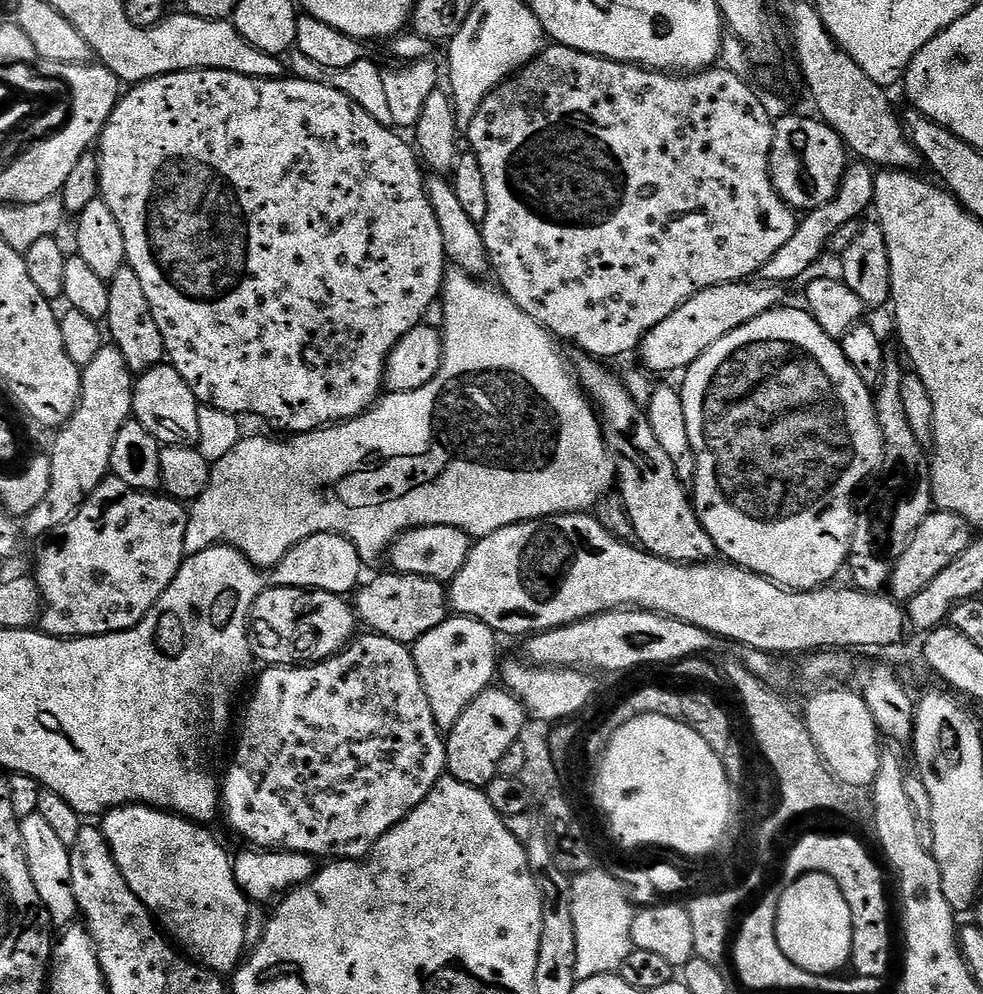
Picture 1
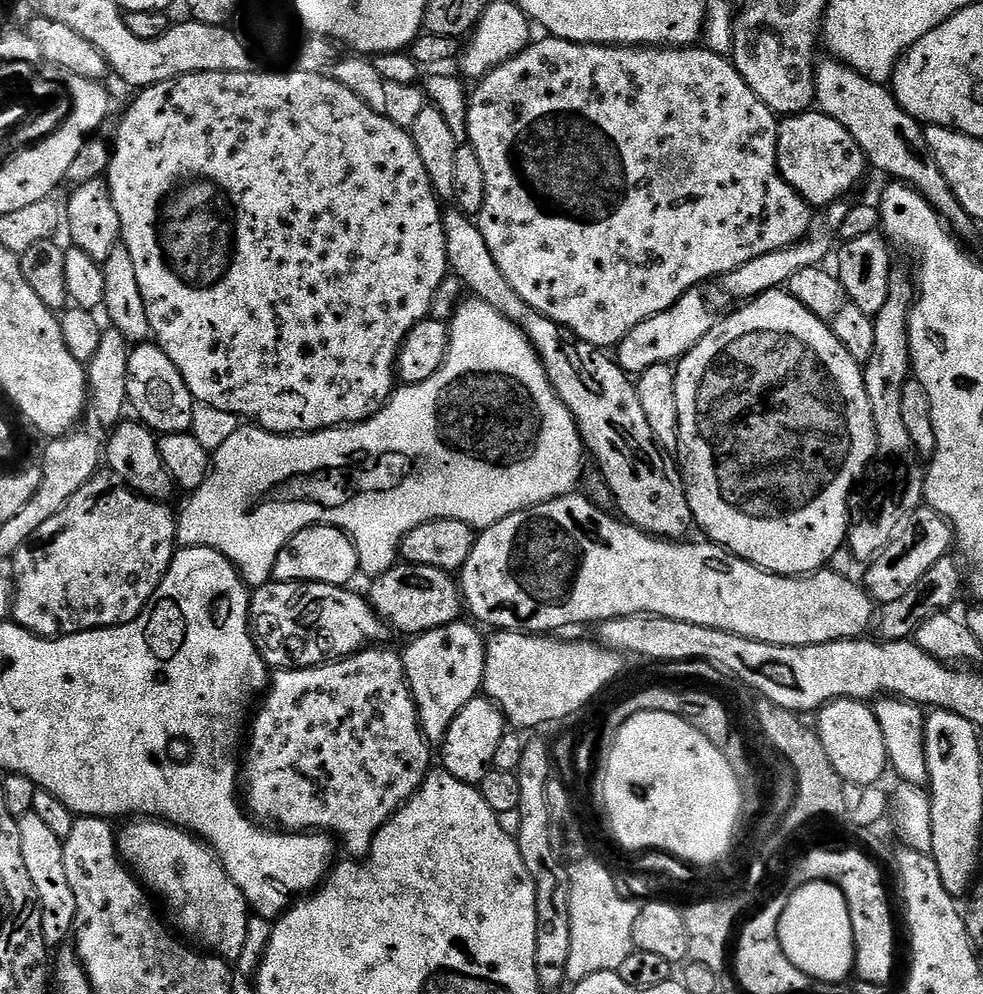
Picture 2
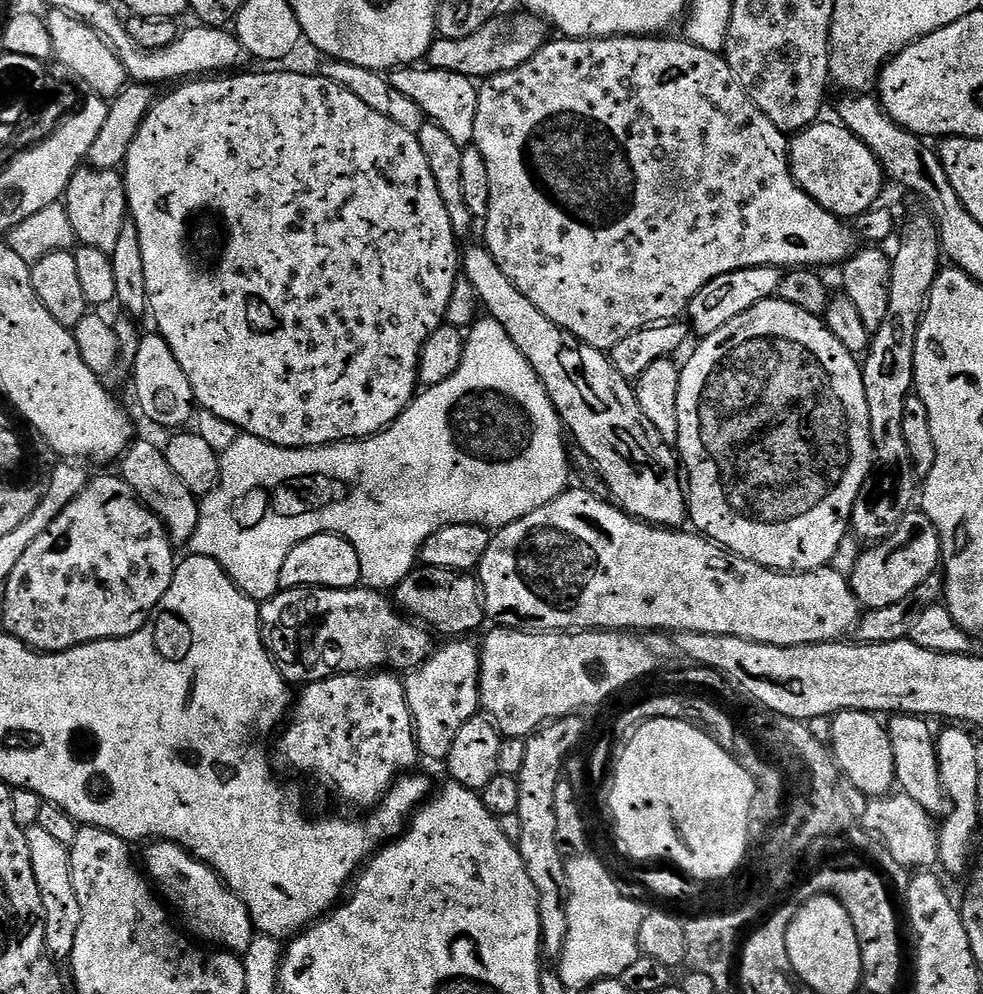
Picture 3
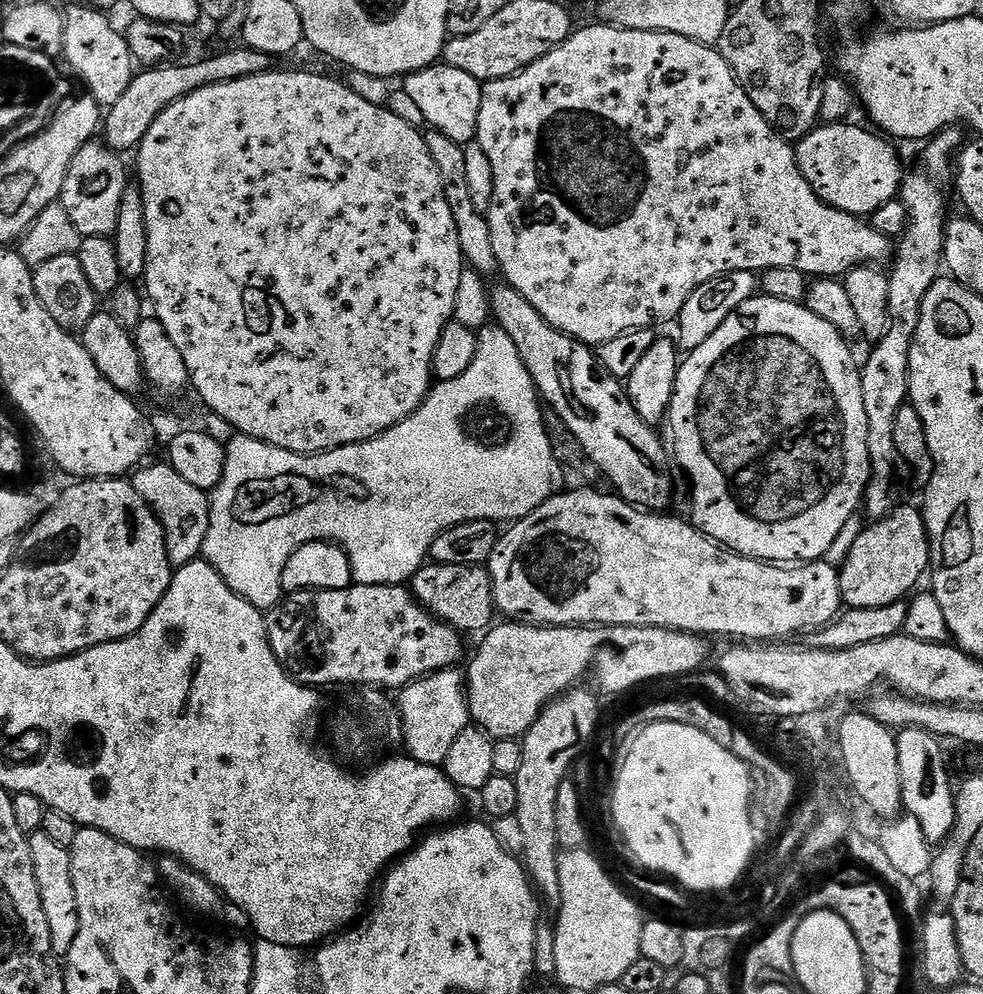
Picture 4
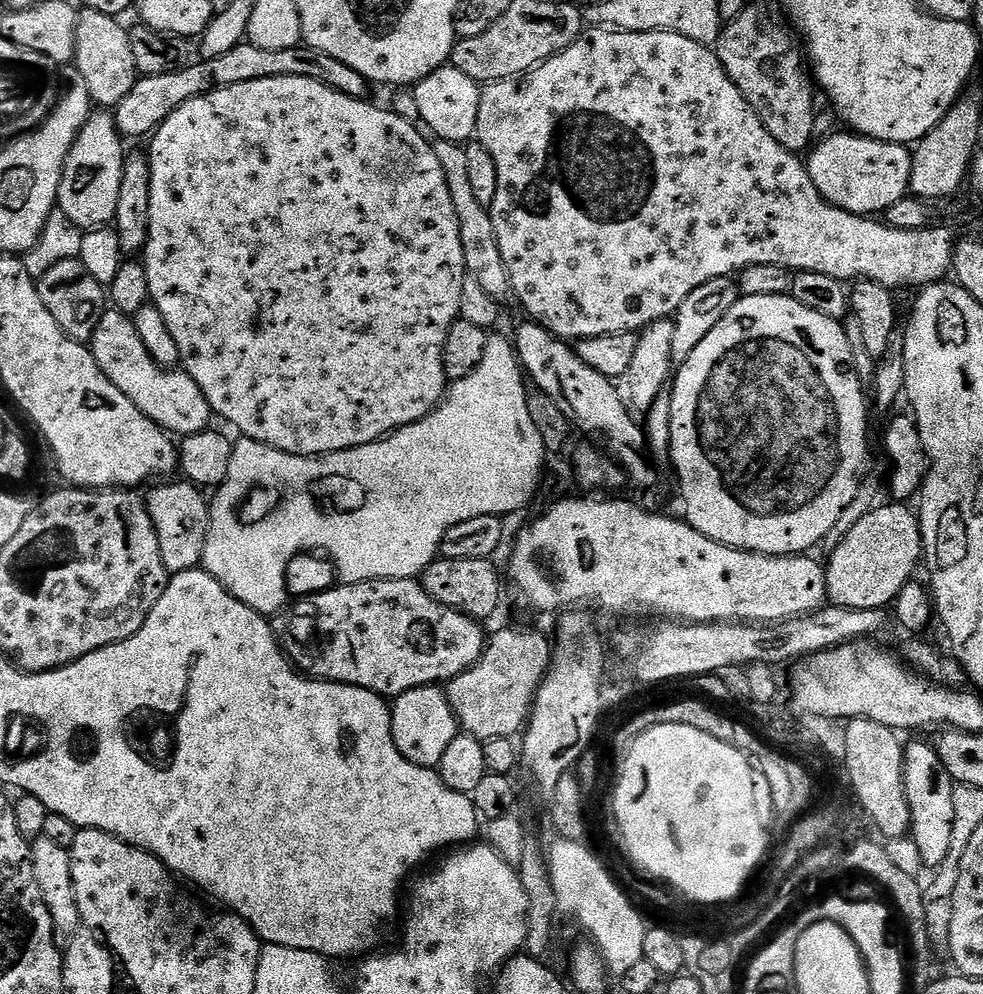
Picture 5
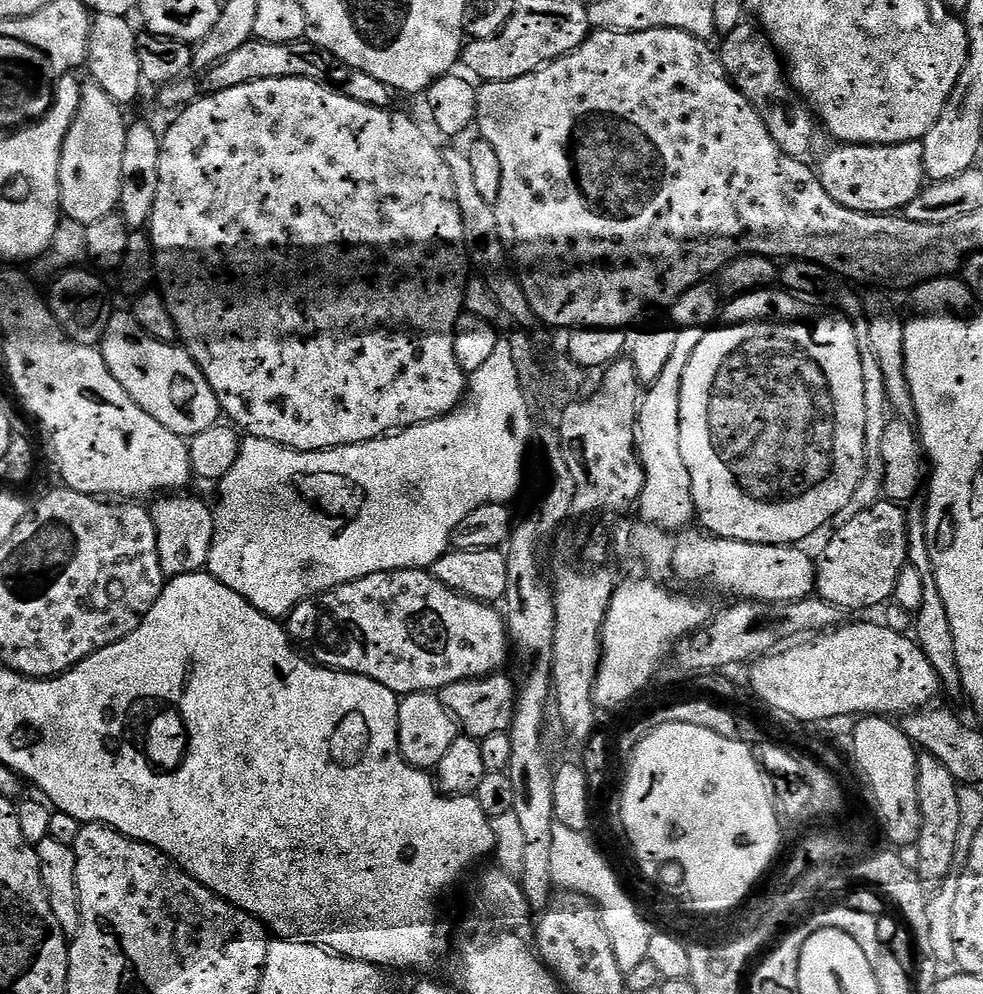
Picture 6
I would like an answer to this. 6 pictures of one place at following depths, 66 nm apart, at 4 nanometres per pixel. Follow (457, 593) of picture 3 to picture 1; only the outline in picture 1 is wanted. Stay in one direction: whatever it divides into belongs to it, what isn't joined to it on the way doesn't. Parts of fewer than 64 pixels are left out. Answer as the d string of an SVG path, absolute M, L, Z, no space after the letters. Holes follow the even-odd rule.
M391 570L385 572L385 576L374 577L368 585L365 583L355 593L354 611L359 623L363 627L365 624L368 627L365 629L371 630L375 635L385 636L399 644L415 645L416 640L422 638L422 634L434 630L434 626L438 626L444 620L448 619L450 615L449 589L441 581L435 580L434 578L426 578L418 574L402 574L401 572L393 572Z

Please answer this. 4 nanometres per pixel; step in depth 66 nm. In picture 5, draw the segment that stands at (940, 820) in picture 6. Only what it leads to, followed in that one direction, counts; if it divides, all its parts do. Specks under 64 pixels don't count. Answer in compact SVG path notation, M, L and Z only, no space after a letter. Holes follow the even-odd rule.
M924 740L904 744L904 789L912 819L910 838L918 846L923 867L940 868L950 851L950 837L954 831L954 782L929 741L928 744Z

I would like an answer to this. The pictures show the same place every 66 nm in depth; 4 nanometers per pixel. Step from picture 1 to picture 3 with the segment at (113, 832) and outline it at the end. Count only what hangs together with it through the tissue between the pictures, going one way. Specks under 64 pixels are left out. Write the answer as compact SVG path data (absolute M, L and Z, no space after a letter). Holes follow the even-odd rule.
M157 839L145 848L148 849L144 852L144 860L142 856L143 871L158 889L159 895L173 909L176 907L184 915L185 922L192 927L191 935L199 938L205 945L237 954L244 953L250 946L254 929L242 898L230 891L224 879L215 870L191 856L180 845Z

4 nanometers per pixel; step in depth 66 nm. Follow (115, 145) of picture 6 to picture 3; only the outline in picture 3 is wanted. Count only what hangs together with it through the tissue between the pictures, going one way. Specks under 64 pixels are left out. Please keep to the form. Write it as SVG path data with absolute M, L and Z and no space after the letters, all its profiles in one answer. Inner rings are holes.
M77 168L68 183L66 207L70 214L70 226L74 226L77 241L111 254L130 216L123 175L111 168Z

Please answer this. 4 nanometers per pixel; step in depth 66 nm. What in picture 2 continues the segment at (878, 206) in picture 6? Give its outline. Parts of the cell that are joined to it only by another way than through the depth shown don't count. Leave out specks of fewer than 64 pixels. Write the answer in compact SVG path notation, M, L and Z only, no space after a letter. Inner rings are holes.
M809 110L803 113L801 116L793 116L791 118L785 119L783 123L779 125L778 135L776 137L776 161L780 167L780 177L783 178L791 186L800 197L805 200L805 202L810 205L813 209L821 210L827 209L829 206L843 201L845 199L844 195L859 182L864 176L864 171L869 171L870 165L867 160L864 159L862 150L858 146L858 142L854 142L854 138L851 134L846 131L834 118L830 118L826 113L819 110Z

